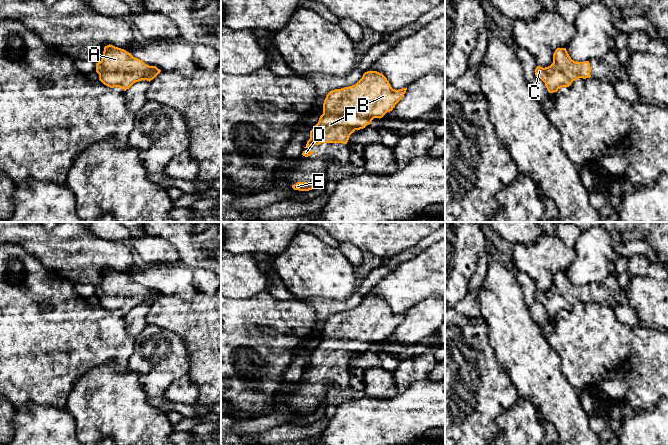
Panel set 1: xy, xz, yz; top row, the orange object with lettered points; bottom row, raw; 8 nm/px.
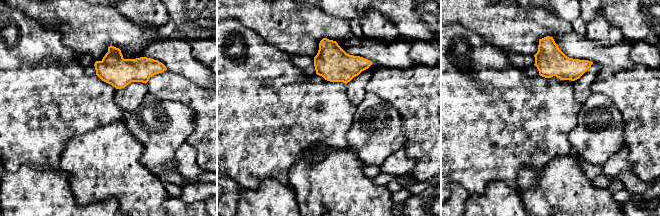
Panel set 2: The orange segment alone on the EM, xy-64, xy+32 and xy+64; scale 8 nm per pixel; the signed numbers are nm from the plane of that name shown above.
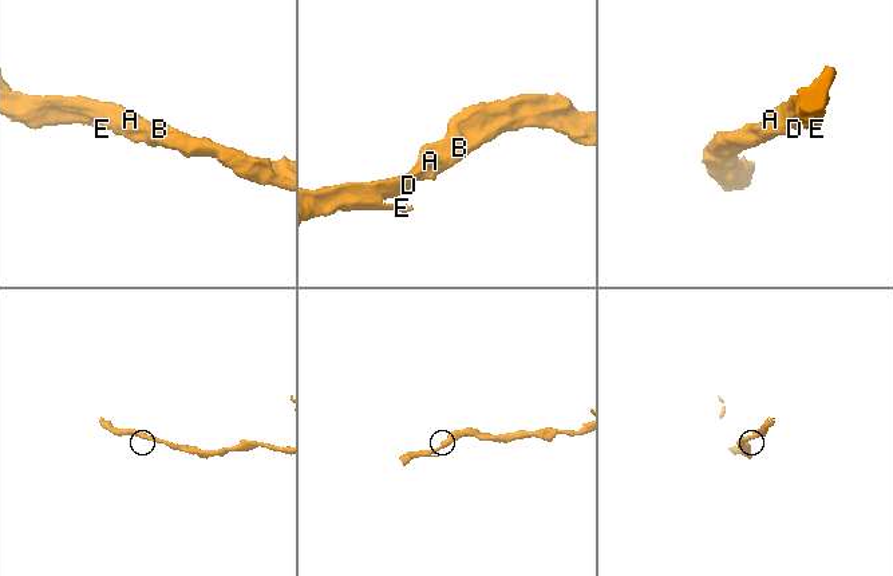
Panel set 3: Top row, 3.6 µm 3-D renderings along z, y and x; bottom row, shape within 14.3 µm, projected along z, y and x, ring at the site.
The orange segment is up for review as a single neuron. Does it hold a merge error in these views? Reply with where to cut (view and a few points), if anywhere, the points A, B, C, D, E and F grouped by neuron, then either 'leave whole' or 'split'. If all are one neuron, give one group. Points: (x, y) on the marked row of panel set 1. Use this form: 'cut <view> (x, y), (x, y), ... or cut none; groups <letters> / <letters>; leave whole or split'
cut none; groups A B C D E F; leave whole

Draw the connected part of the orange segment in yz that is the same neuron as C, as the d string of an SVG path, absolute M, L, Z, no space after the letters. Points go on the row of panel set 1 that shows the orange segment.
M557 48L553 54L553 63L548 67L537 66L535 75L544 83L549 93L557 92L562 87L569 87L579 78L590 78L589 61L576 62L571 59L566 48Z

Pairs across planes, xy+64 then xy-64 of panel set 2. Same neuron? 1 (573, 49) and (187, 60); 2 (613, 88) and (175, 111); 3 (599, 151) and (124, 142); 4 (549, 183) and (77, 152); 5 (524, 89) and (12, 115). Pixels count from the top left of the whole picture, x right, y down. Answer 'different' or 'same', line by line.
1: same
2: different
3: different
4: same
5: same

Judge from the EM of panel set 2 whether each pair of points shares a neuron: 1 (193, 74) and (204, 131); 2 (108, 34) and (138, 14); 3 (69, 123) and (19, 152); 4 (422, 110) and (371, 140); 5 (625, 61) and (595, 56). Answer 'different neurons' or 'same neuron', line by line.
1: different neurons
2: different neurons
3: same neuron
4: different neurons
5: same neuron

